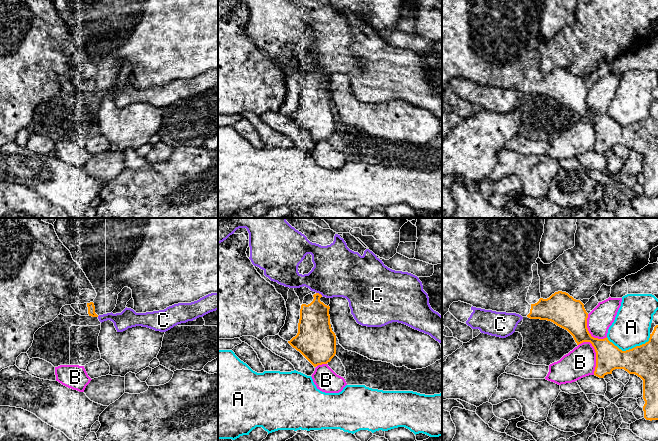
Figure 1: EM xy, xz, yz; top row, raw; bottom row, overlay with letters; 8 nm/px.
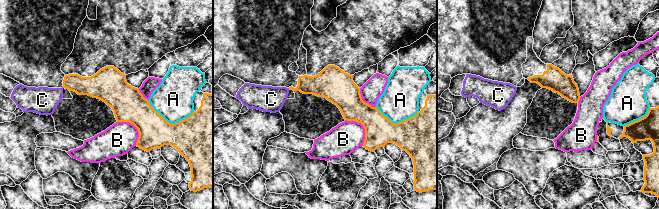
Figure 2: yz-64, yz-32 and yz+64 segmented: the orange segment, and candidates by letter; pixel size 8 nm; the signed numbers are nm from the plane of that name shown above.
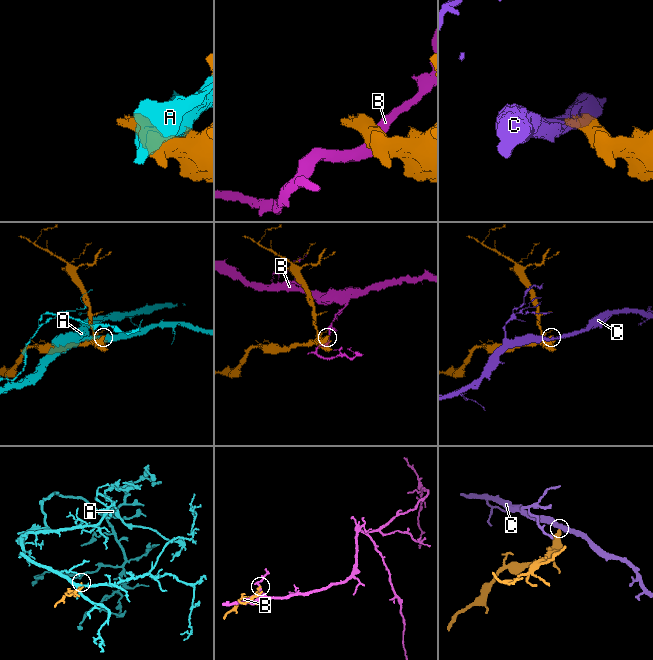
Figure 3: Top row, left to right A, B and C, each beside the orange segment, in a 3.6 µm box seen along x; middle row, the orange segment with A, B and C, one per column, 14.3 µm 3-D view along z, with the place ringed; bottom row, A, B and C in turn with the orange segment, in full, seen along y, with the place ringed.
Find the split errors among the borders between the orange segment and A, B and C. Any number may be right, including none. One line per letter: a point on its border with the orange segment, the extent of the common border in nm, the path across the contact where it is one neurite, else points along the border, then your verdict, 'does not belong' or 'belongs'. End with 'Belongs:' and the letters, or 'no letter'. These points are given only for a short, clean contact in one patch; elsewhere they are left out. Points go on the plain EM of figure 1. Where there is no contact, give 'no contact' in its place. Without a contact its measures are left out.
A: contact yz (630, 125); length 360 nm; does not belong
B: contact yz (596, 131); length 280 nm; does not belong
C: contact xz (318, 69); length 60 nm; does not belong
Belongs: no letter

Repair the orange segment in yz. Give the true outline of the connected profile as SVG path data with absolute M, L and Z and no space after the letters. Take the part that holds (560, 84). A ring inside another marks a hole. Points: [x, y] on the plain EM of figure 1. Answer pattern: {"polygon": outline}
{"polygon": "M442 0L442 96L453 78L464 78L476 84L496 88L516 89L530 95L551 97L567 106L577 121L590 118L596 128L594 151L604 154L615 145L624 145L643 156L643 182L646 196L658 196L658 101L651 99L649 117L632 125L622 127L608 114L598 115L591 112L587 104L588 89L580 76L566 68L558 67L543 75L540 69L538 40L540 18L544 0Z"}

